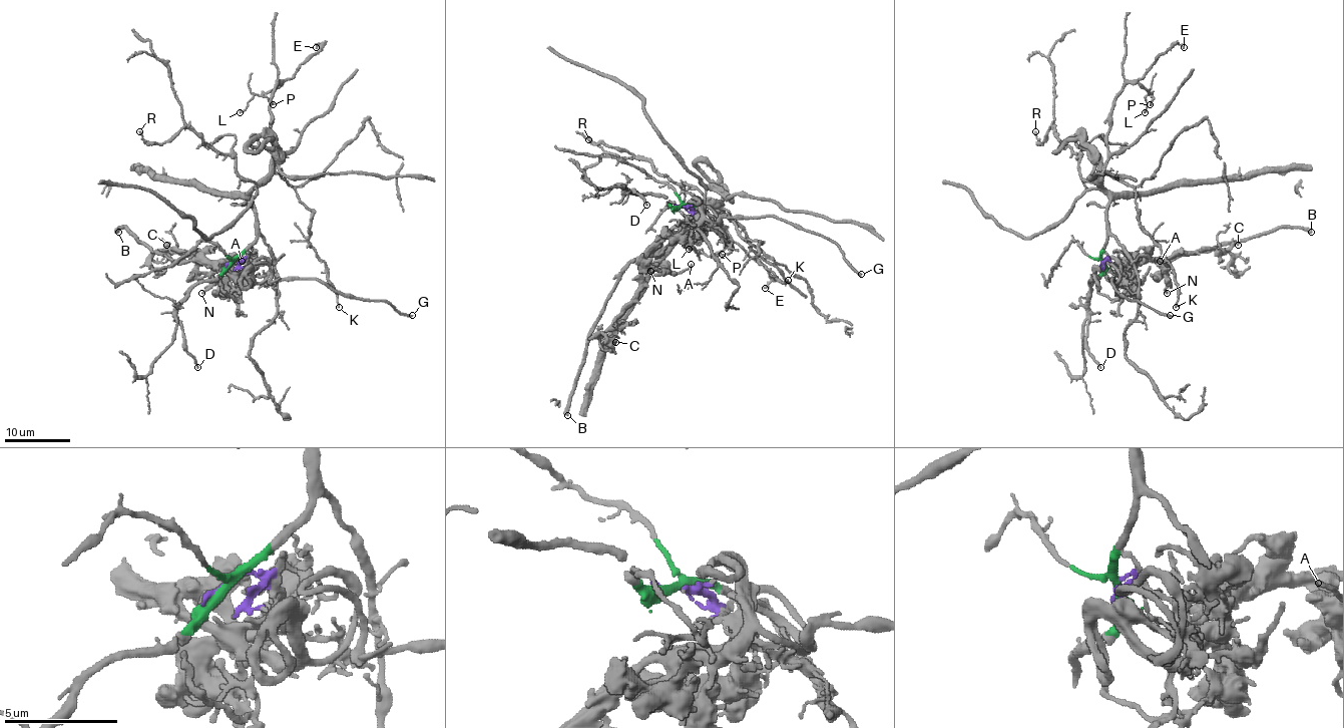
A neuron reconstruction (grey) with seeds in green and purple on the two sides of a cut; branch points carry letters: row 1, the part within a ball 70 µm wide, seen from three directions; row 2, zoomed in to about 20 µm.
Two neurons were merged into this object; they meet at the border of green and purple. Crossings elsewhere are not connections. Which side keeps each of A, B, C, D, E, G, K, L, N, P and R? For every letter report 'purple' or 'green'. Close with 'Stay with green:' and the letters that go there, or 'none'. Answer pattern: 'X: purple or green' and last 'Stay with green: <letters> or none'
A: purple
B: purple
C: purple
D: green
E: green
G: purple
K: green
L: green
N: purple
P: green
R: green
Stay with green: D, E, K, L, P, R

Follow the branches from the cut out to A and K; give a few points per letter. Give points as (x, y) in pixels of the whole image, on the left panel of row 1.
A: (231, 262), (241, 258), (246, 268), (222, 273), (216, 267), (195, 263), (199, 272), (216, 273), (243, 260)
K: (231, 262), (256, 239), (251, 193), (277, 173), (311, 213), (308, 242), (326, 265), (339, 307)

